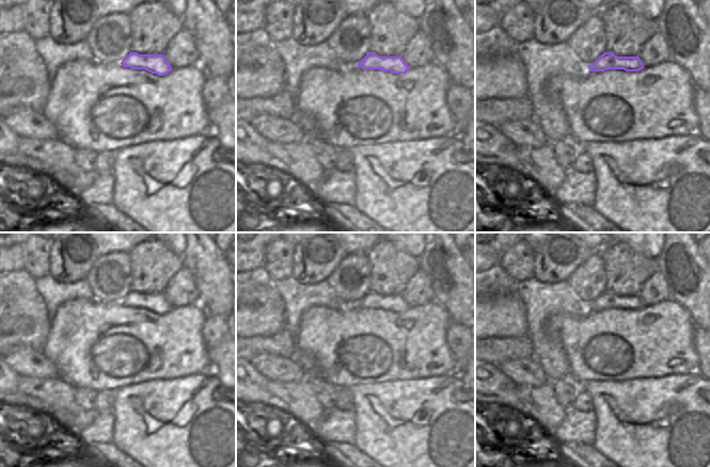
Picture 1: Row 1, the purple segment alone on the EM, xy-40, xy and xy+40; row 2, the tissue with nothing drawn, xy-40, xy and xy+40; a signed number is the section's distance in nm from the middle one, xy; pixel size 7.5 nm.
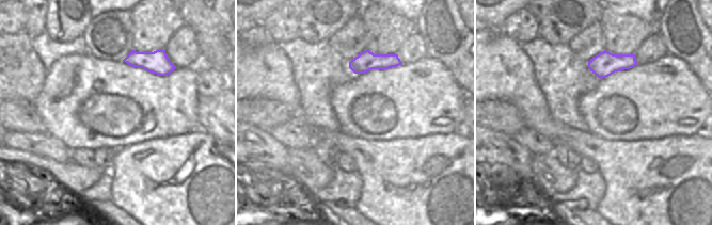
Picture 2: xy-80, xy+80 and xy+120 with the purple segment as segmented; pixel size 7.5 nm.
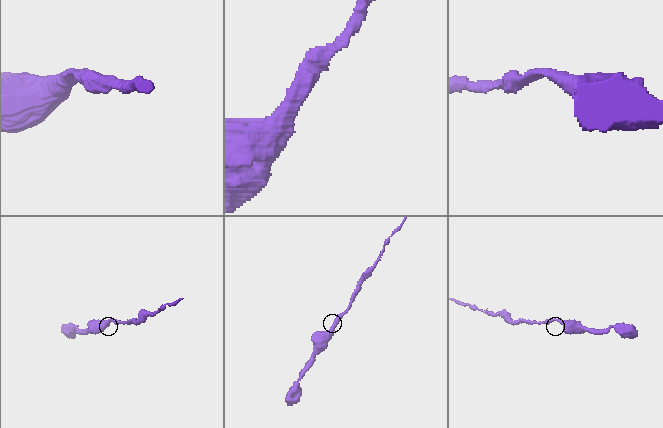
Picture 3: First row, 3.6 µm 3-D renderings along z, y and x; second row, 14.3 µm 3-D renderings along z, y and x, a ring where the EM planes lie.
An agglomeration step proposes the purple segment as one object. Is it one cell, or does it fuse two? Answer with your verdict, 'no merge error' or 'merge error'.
no merge error

